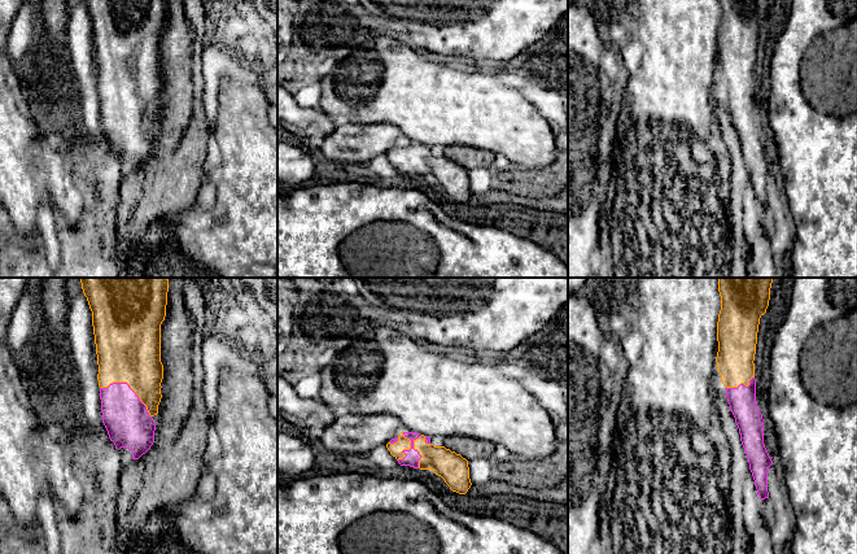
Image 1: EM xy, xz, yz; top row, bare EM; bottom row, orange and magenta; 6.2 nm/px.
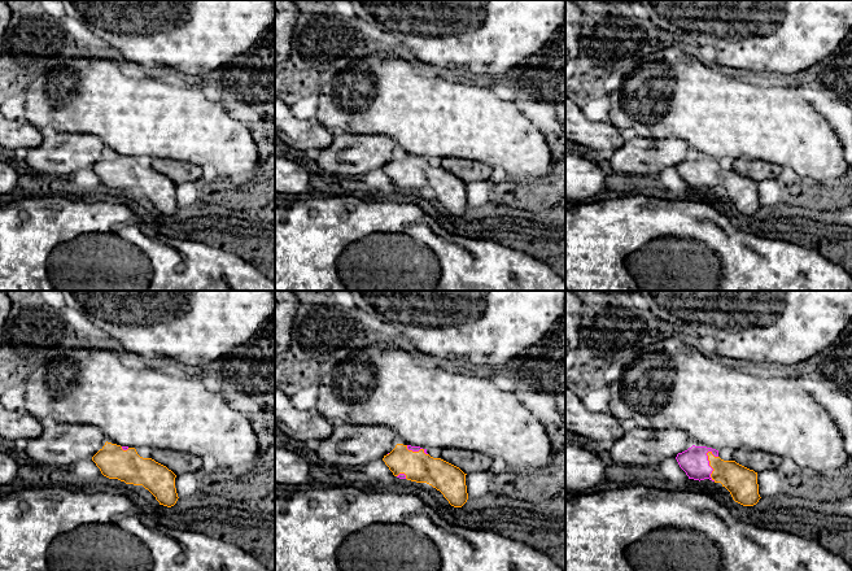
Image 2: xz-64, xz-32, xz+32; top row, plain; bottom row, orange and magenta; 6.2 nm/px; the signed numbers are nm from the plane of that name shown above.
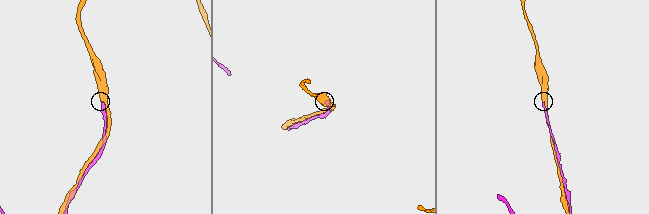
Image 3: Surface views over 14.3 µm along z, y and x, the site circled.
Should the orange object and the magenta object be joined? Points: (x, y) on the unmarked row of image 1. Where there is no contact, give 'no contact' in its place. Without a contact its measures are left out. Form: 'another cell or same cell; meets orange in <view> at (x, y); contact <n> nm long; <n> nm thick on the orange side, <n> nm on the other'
same cell; meets orange in xz at (416, 158); contact 240 nm long; 90 nm thick on the orange side, 90 nm on the other

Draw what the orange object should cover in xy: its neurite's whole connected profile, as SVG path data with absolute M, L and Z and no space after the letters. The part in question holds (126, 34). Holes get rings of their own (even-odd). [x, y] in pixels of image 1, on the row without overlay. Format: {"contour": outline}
{"contour": "M83 0L92 21L102 132L115 157L131 160L132 169L139 169L154 152L153 126L162 108L161 34L166 26L167 1Z"}

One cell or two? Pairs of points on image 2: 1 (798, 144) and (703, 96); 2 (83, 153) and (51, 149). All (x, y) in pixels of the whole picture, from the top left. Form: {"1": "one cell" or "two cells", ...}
{"1": "one cell", "2": "one cell"}

